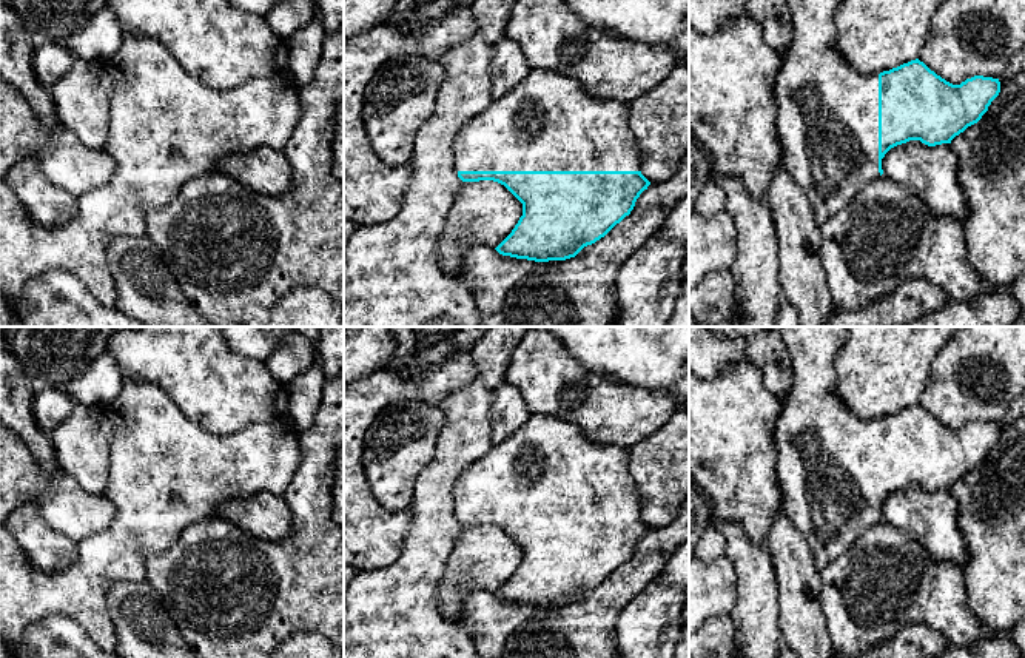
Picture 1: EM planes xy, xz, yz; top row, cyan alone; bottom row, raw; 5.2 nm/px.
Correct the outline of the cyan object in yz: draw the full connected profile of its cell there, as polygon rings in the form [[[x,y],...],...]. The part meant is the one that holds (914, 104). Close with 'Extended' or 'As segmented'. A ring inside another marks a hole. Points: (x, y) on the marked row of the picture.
[[[842,0],[786,2],[792,12],[794,37],[775,82],[777,137],[783,166],[805,193],[818,227],[846,208],[869,182],[883,174],[882,159],[891,148],[909,140],[920,140],[928,146],[951,143],[956,136],[982,119],[1000,92],[999,79],[974,76],[960,85],[953,85],[919,59],[880,74],[862,74],[835,49],[834,17]]]. Extended

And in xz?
[[[530,69],[519,85],[472,117],[453,143],[458,177],[498,182],[523,203],[518,223],[495,248],[499,254],[566,260],[630,214],[650,182],[641,174],[629,119],[629,105],[590,97],[576,80],[550,69]]]. Extended

